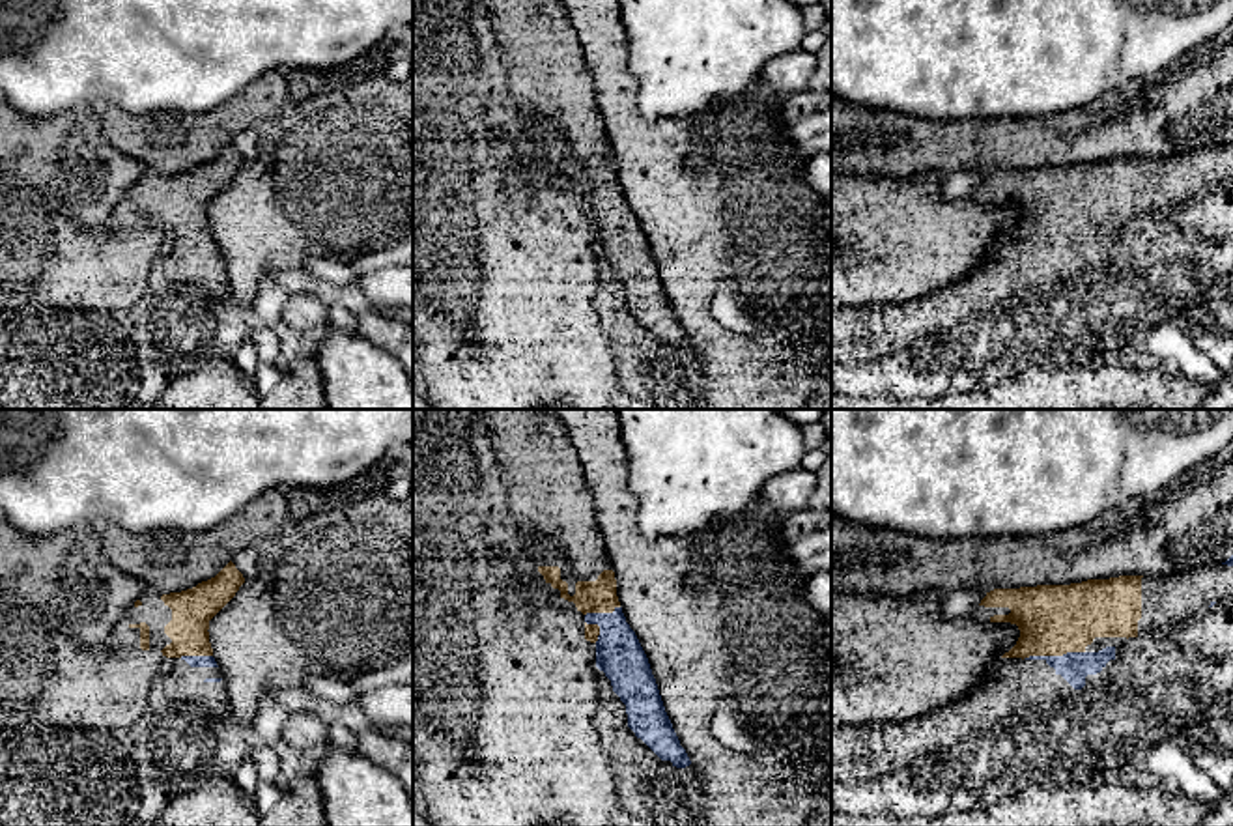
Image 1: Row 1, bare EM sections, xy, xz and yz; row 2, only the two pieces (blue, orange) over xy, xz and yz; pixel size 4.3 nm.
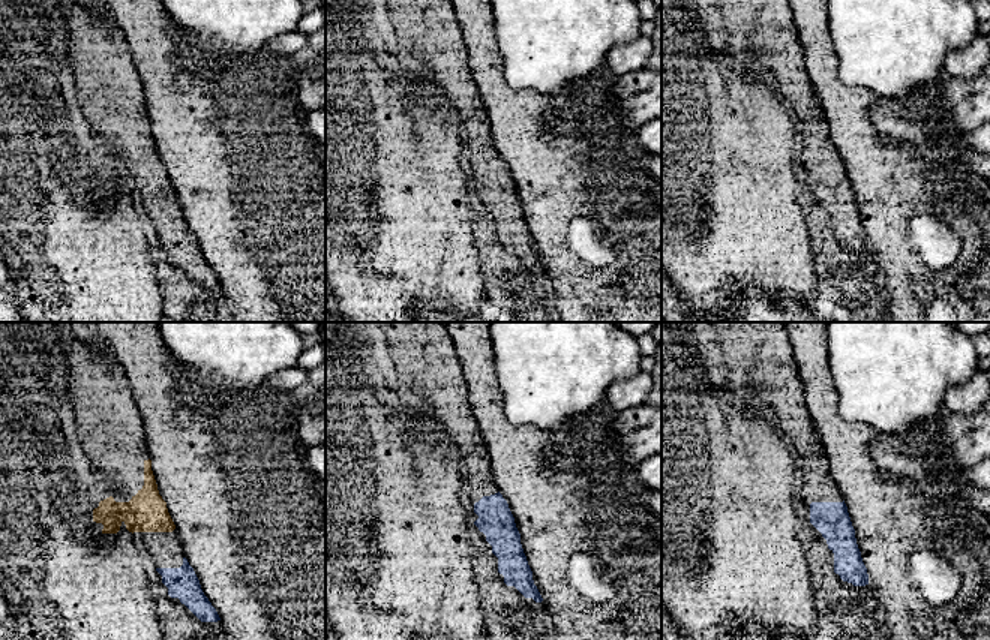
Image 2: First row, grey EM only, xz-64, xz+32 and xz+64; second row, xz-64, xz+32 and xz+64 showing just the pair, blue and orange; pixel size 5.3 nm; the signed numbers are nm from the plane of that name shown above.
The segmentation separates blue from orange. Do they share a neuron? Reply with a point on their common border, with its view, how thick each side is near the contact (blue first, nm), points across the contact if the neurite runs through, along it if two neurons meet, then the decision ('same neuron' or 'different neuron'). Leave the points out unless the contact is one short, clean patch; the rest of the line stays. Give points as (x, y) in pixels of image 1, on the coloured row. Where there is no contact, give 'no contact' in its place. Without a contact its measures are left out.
yz (1054, 656) | 130/300 nm | same neuron

